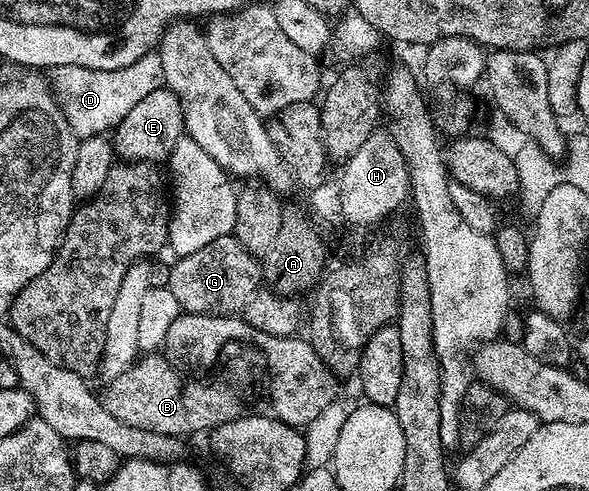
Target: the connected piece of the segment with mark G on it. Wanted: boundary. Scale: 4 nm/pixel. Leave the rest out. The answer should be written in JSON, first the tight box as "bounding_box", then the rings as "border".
{"bounding_box":[168,234,264,315],"border":[[[233,234],[220,236],[220,240],[212,240],[212,244],[201,252],[192,252],[188,256],[178,258],[170,270],[168,288],[172,296],[176,296],[179,307],[188,314],[225,314],[237,315],[246,307],[250,297],[263,285],[264,277],[259,259],[248,252]]]}

